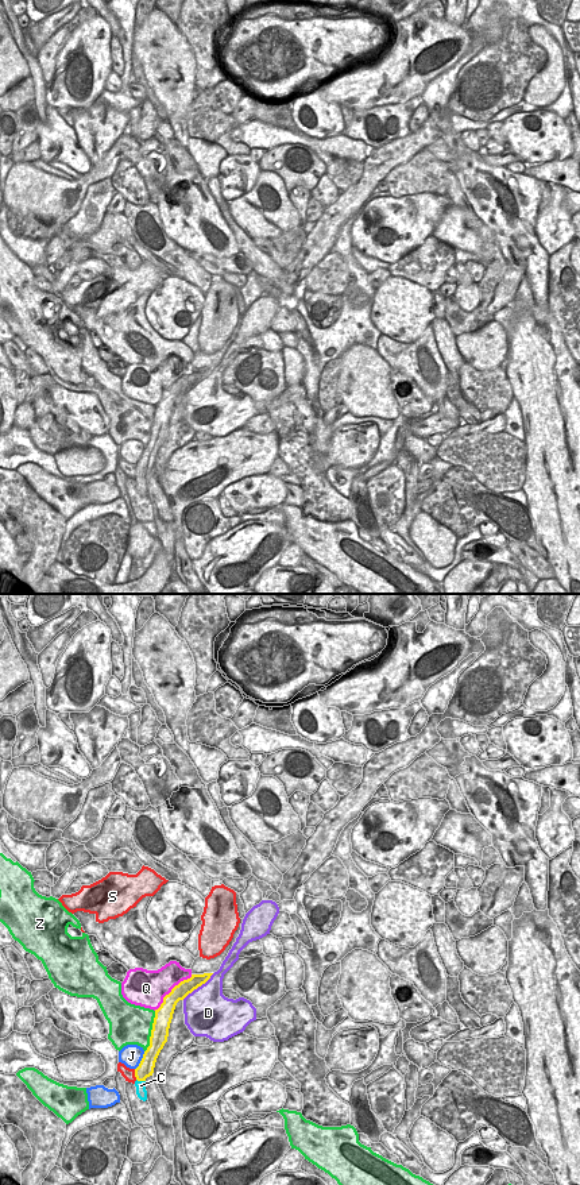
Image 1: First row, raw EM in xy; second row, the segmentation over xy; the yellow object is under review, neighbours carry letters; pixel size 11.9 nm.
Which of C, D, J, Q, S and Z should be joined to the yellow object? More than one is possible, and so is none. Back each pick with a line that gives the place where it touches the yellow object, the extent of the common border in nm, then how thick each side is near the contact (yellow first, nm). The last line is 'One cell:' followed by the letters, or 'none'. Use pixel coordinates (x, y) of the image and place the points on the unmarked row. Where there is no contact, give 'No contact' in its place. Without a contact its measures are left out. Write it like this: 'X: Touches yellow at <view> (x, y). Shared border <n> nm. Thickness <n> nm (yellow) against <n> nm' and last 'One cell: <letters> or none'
C: Touches yellow at xy (140, 475). Shared border 120 nm. Thickness 190 nm (yellow) against 130 nm
One cell: C

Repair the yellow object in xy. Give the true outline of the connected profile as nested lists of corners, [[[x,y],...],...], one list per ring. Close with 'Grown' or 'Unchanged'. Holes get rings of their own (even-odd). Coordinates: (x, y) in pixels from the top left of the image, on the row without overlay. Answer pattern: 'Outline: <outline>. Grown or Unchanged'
Outline: [[[213,368],[192,370],[190,374],[183,375],[175,381],[171,387],[163,393],[161,402],[155,405],[150,441],[144,447],[139,462],[135,464],[136,490],[140,495],[147,495],[146,474],[152,471],[156,453],[167,437],[169,424],[177,398],[205,379],[212,370]]]. Grown

